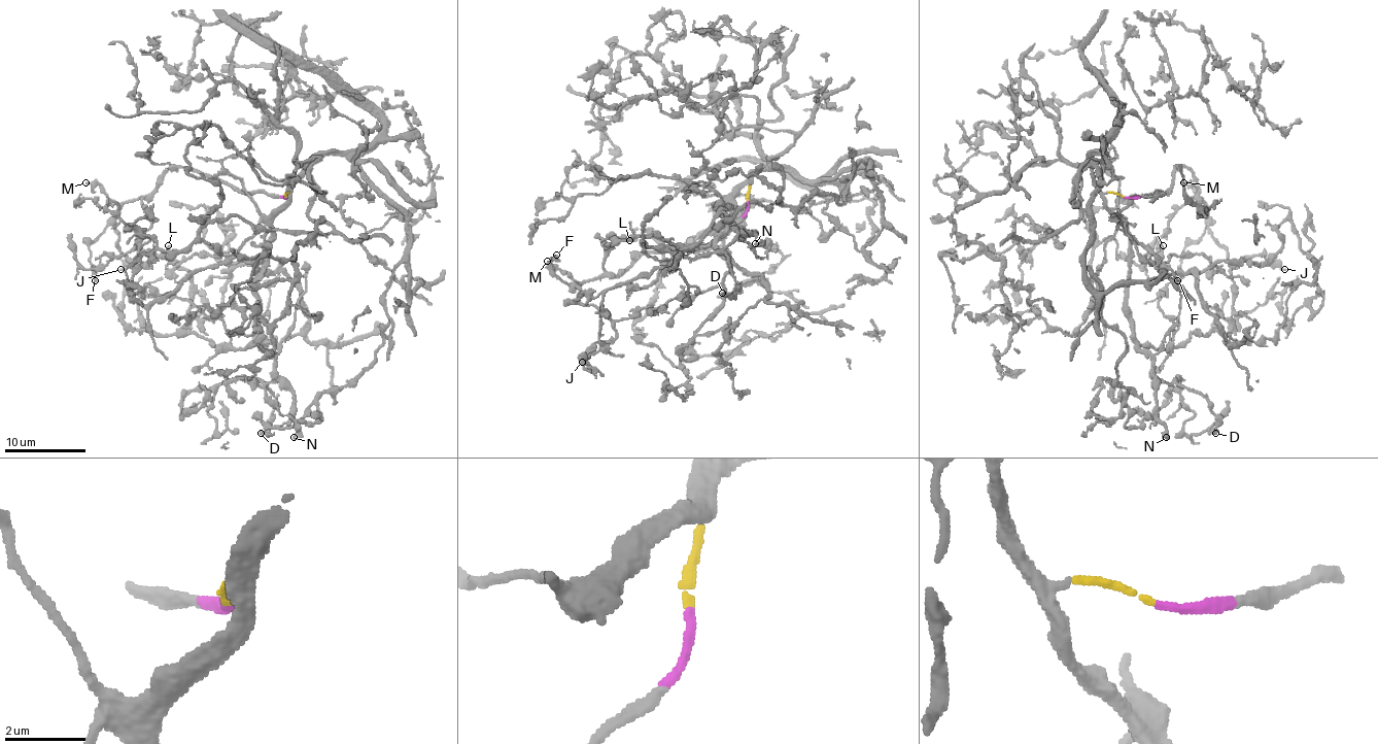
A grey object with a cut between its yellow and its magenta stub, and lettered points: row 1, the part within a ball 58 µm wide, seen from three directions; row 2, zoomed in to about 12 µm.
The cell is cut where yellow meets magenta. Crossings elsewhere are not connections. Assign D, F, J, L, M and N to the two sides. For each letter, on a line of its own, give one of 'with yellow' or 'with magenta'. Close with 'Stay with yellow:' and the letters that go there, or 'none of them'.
D: with yellow
F: with magenta
J: with magenta
L: with magenta
M: with magenta
N: with yellow
Stay with yellow: D, N

